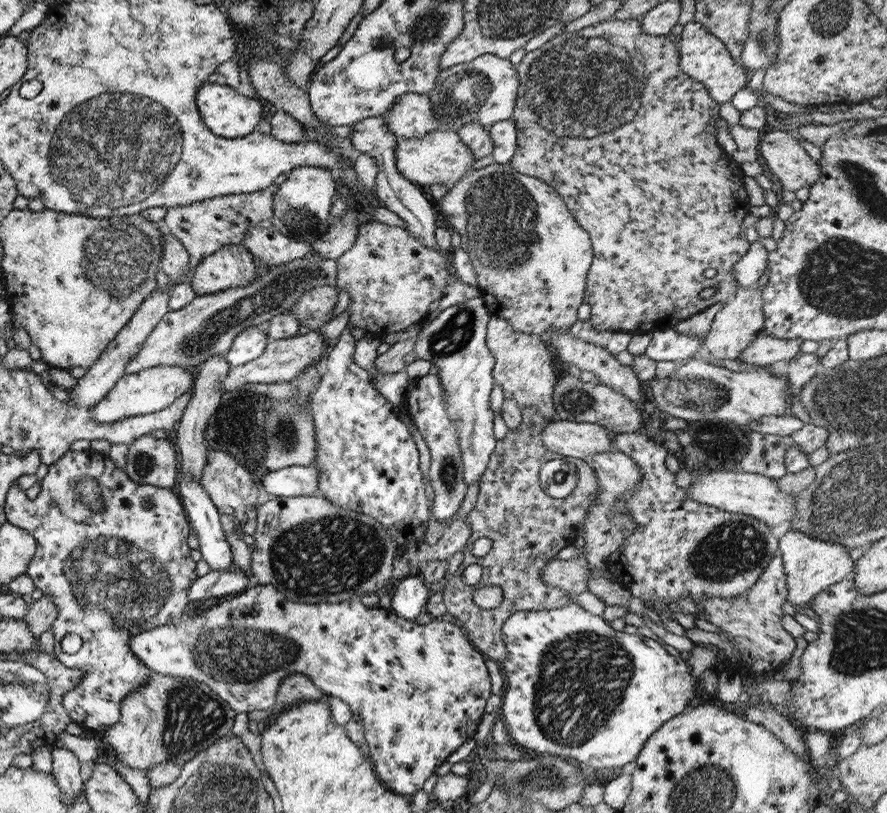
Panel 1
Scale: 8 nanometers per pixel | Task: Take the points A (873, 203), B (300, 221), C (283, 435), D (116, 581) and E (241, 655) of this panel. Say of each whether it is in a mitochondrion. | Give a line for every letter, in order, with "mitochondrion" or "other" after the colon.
A: mitochondrion
B: mitochondrion
C: mitochondrion
D: mitochondrion
E: mitochondrion

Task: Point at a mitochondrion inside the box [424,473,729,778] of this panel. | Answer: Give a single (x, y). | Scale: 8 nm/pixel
(583, 678)

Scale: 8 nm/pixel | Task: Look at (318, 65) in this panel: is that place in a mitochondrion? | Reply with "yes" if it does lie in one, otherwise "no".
no

